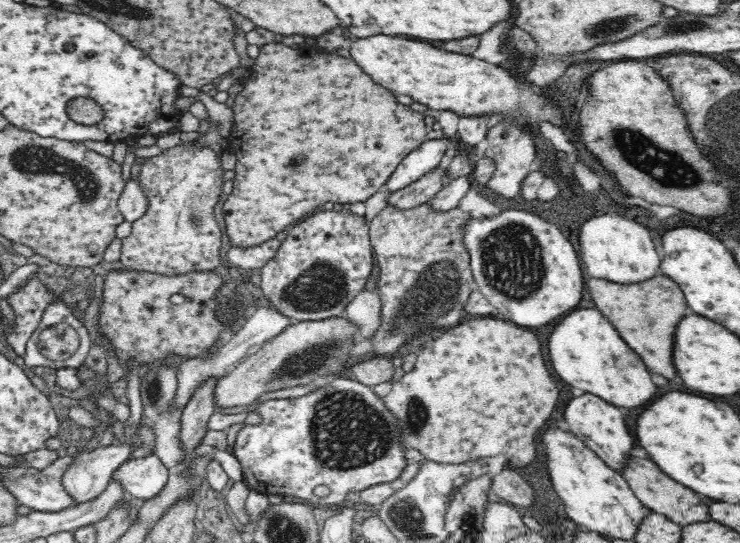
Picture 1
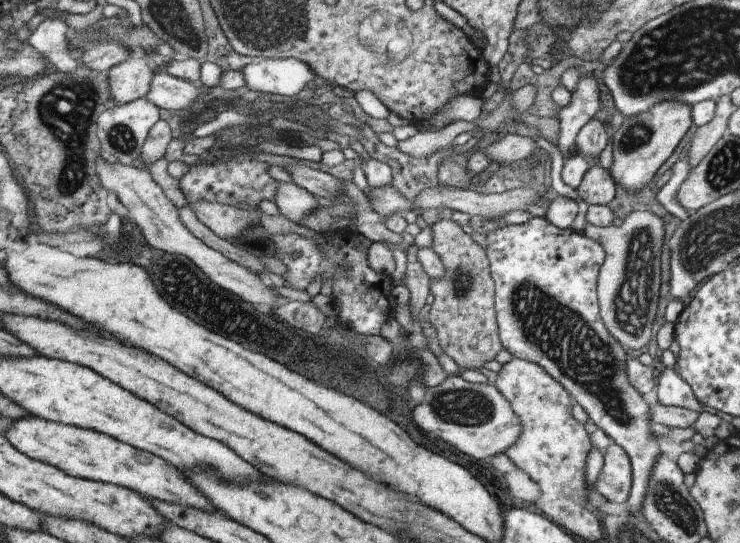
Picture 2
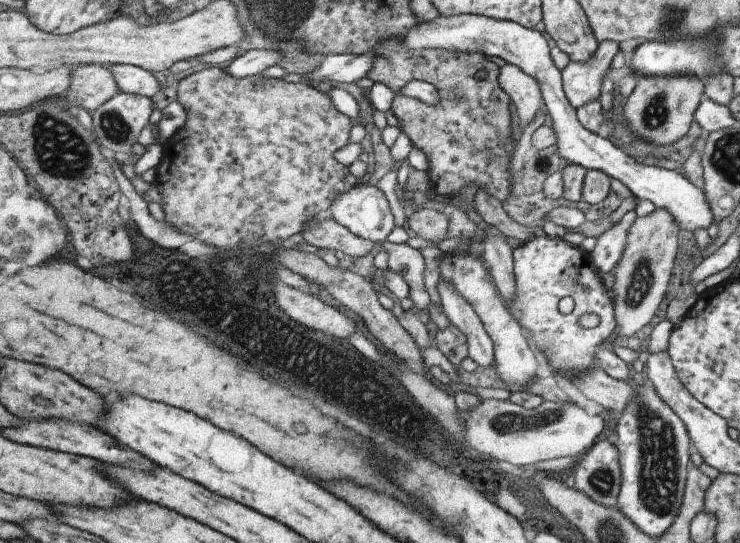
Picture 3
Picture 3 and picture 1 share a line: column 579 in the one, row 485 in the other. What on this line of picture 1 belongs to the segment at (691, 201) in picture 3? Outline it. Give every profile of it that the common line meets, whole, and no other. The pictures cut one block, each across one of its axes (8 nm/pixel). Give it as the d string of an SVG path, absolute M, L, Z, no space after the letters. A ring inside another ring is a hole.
M155 454L127 460L112 474L112 479L124 483L124 488L138 500L156 497L168 482L171 470Z

